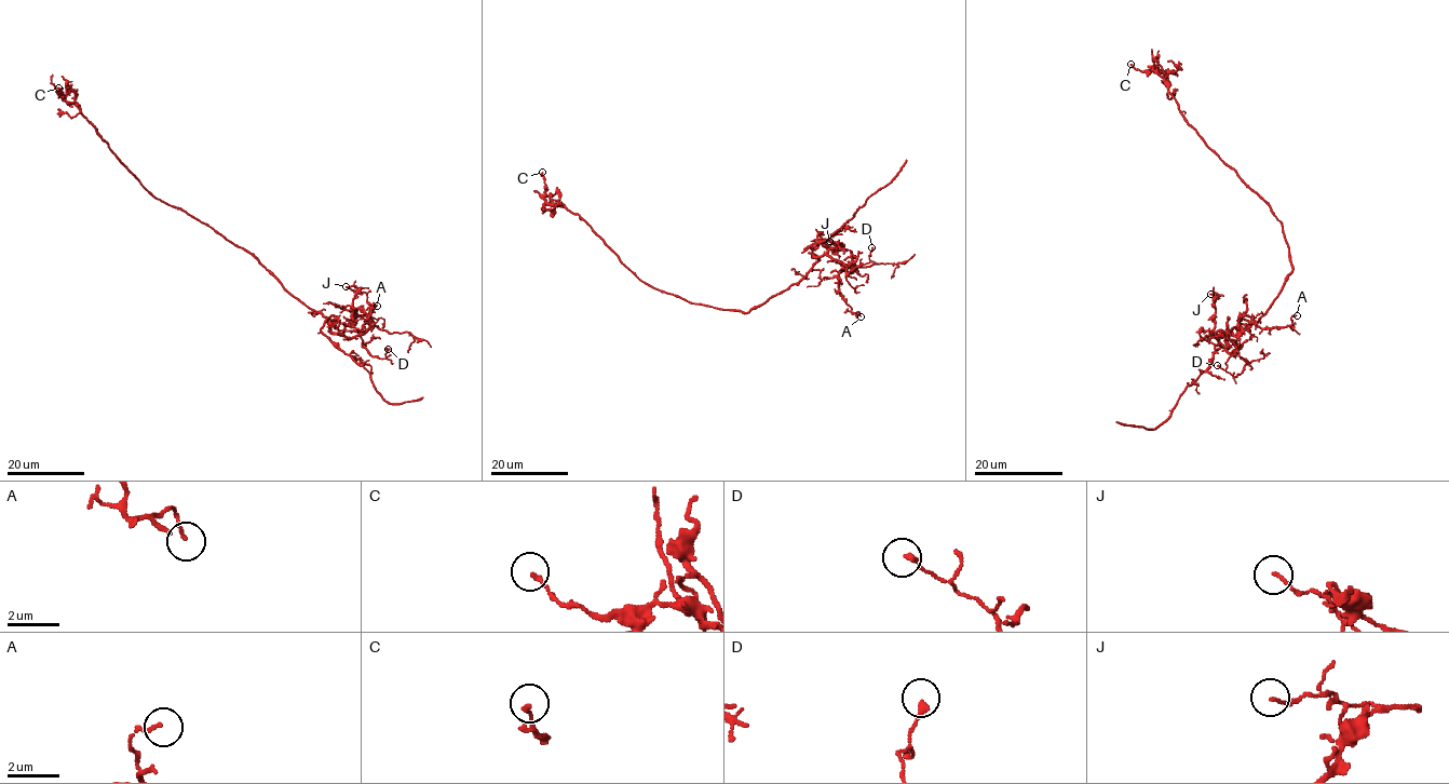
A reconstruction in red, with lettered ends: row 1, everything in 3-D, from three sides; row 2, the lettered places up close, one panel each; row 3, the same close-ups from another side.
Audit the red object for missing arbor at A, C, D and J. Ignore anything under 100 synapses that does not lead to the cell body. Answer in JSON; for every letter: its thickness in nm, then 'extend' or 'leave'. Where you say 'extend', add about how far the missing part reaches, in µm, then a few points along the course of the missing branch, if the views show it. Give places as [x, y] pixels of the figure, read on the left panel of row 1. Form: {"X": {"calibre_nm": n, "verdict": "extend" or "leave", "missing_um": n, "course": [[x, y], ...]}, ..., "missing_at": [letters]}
{"A": {"calibre_nm": 110, "verdict": "leave"}, "C": {"calibre_nm": 150, "verdict": "leave"}, "D": {"calibre_nm": 220, "verdict": "leave"}, "J": {"calibre_nm": 120, "verdict": "leave"}, "missing_at": []}

